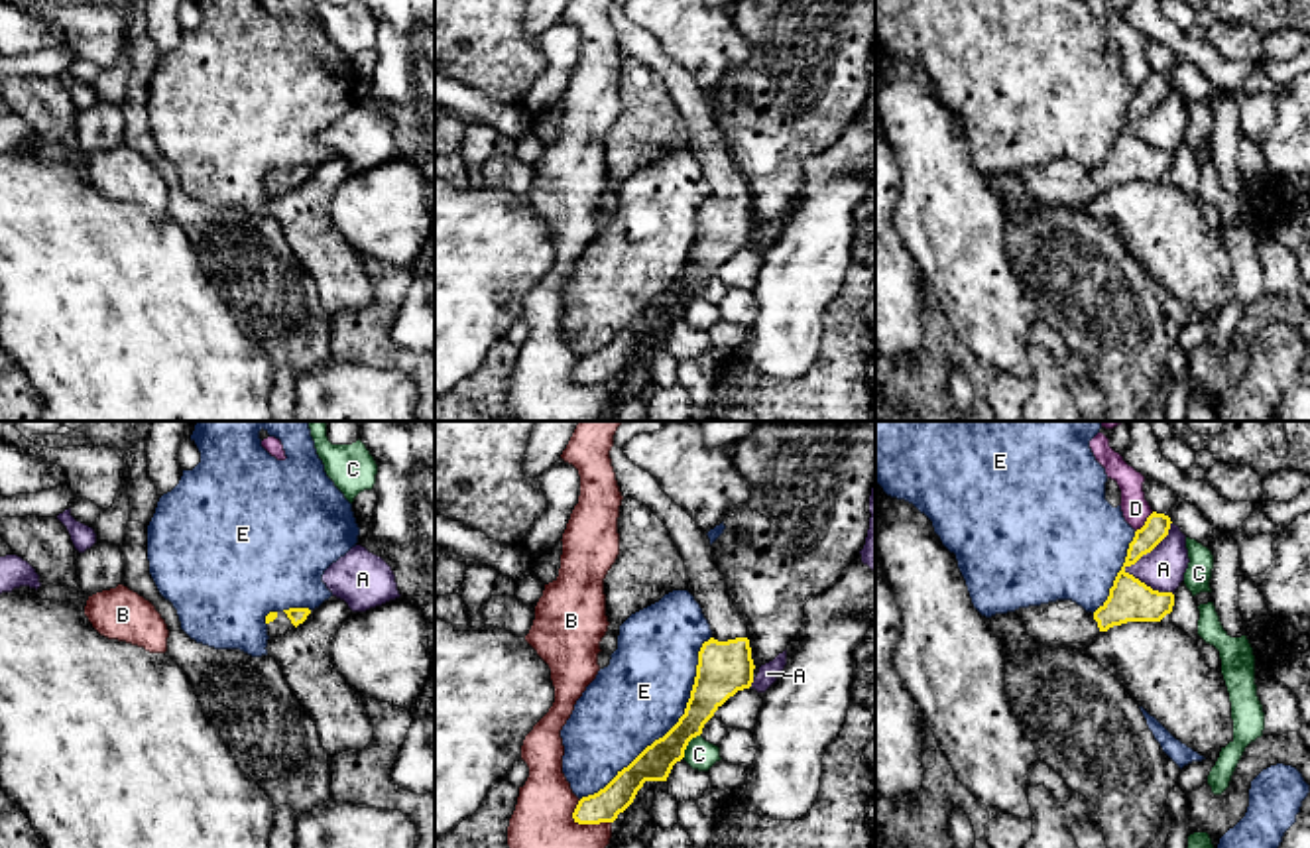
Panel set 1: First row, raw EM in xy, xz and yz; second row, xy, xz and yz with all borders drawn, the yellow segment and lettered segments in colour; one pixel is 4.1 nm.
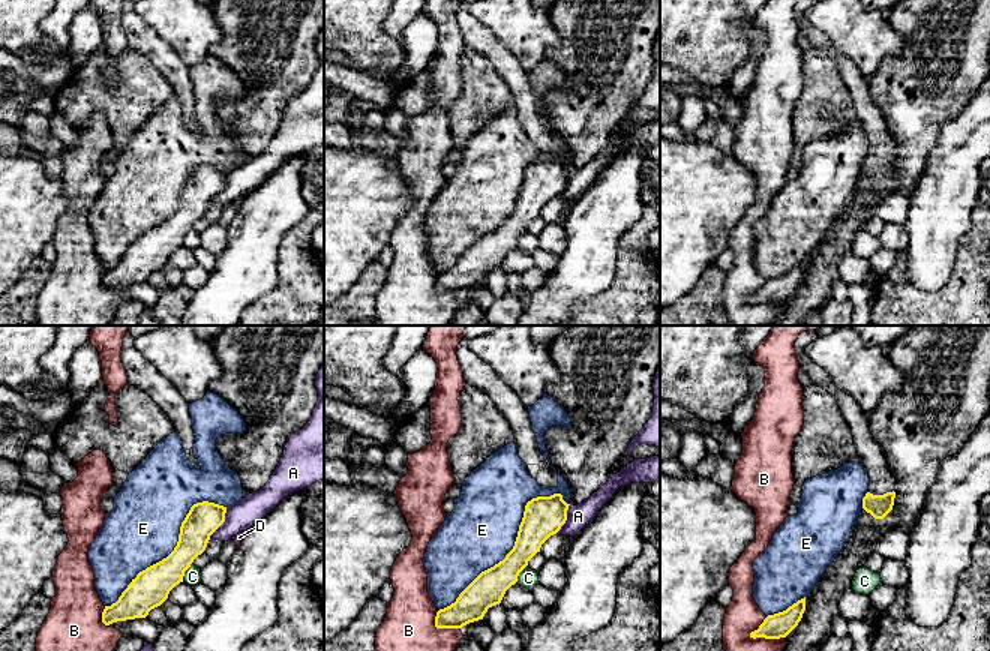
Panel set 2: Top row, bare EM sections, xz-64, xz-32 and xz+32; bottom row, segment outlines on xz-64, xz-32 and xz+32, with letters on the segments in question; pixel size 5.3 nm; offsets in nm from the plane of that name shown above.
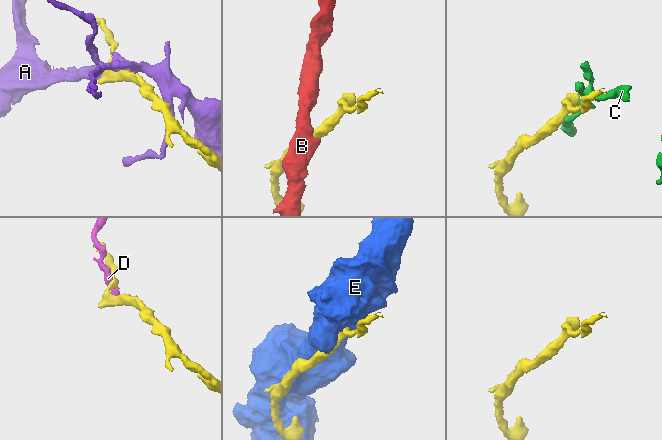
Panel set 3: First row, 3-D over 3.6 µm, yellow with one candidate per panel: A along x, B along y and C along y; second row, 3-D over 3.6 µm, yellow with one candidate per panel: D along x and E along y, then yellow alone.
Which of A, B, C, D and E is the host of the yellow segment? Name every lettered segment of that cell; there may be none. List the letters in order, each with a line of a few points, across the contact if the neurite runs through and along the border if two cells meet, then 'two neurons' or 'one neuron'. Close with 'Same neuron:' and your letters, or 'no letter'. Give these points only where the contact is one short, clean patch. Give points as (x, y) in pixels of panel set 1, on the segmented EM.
A: two neurons
B: two neurons
C: two neurons
D: line yz (1153, 512), (1135, 532); two neurons
E: two neurons
Same neuron: no letter

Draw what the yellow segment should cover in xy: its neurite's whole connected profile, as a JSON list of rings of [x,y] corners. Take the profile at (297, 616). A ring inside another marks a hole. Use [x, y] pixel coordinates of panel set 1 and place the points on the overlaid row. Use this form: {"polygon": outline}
{"polygon": [[[289,608],[283,612],[269,612],[266,616],[269,637],[277,637],[277,636],[291,632],[293,628],[303,624],[309,614],[311,614],[309,608]]]}

